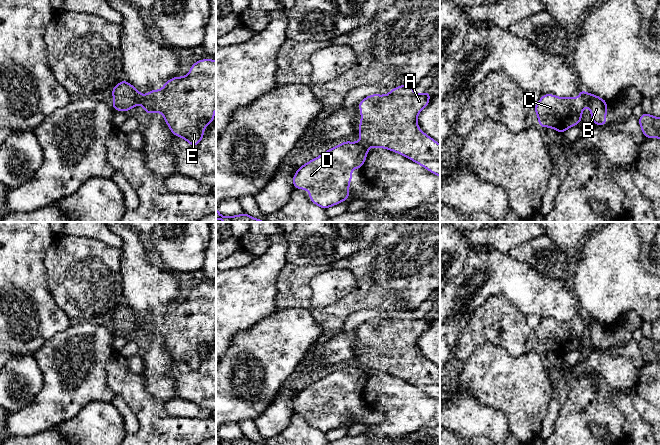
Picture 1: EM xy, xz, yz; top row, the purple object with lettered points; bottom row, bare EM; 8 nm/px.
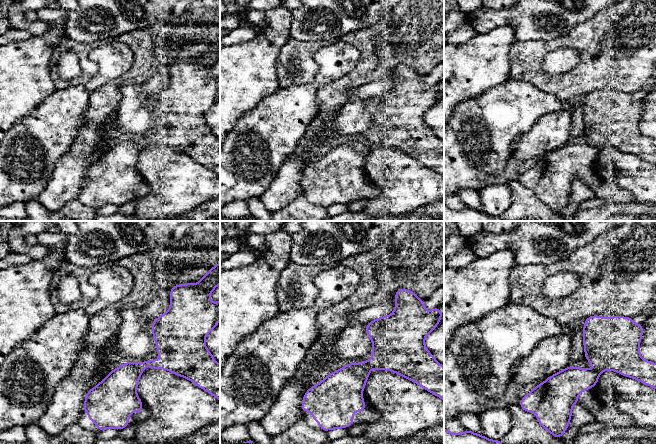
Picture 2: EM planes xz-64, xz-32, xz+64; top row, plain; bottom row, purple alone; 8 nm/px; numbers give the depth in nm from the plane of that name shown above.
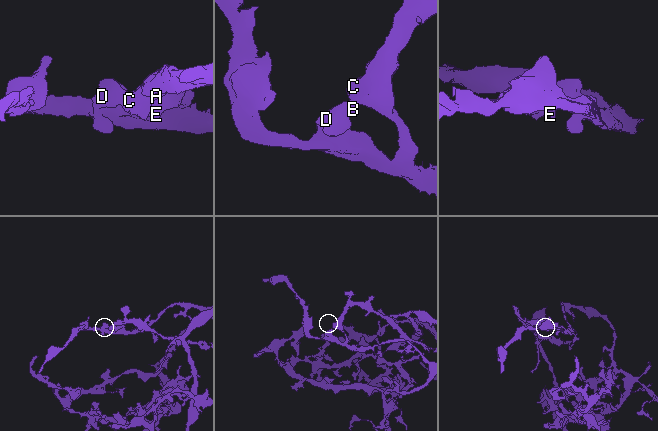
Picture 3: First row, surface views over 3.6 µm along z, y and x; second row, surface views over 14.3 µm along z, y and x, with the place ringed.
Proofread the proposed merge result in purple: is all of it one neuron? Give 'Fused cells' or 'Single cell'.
Fused cells

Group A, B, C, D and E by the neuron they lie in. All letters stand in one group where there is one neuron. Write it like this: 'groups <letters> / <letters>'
groups A C E / B D

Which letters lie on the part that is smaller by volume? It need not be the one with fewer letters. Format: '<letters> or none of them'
A, C, E

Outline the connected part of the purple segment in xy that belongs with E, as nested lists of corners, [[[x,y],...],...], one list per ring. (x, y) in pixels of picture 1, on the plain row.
[[[203,283],[195,286],[184,301],[173,301],[162,314],[151,314],[141,320],[140,328],[150,340],[154,335],[160,336],[173,359],[184,362],[190,369],[197,370],[204,360],[204,352],[212,347],[216,331],[216,284]]]

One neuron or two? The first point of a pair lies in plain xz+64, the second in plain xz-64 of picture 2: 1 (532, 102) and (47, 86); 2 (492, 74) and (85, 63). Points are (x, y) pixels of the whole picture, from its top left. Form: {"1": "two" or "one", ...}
{"1": "two", "2": "two"}

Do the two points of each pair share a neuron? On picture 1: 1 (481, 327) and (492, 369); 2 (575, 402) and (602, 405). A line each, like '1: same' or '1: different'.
1: different
2: same

